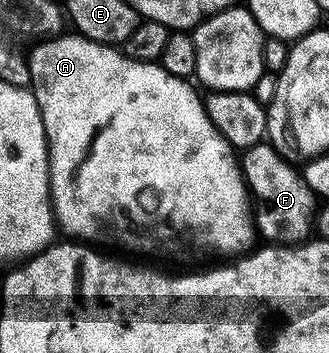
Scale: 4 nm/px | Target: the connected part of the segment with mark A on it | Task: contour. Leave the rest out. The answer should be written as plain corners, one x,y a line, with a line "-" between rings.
79,34
48,38
37,44
40,45
26,56
32,79
30,91
40,108
44,137
48,140
48,182
52,185
54,220
72,235
69,237
97,245
117,244
128,252
141,252
144,256
188,256
191,252
196,256
204,256
207,252
221,252
226,258
230,252
240,254
253,247
252,239
257,239
258,233
250,213
250,194
238,165
237,153
210,122
201,97
196,97
187,79
171,76
159,63
143,64
131,60
119,47
99,44

